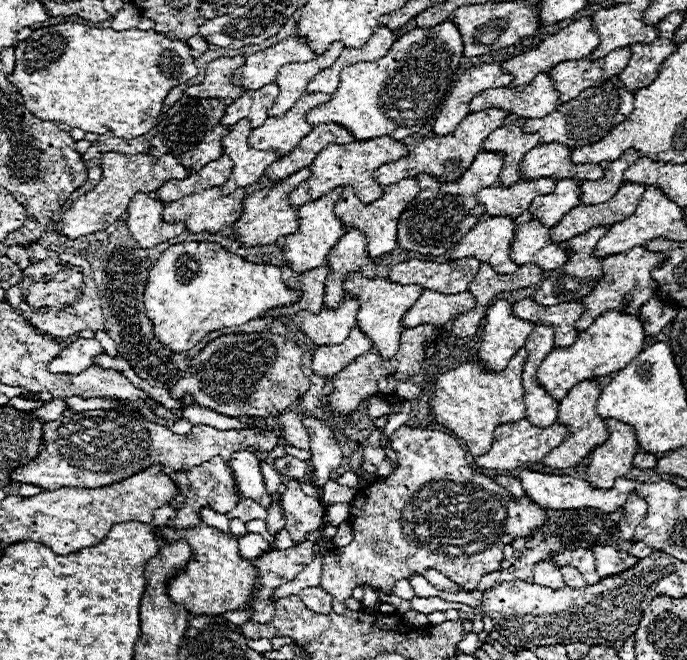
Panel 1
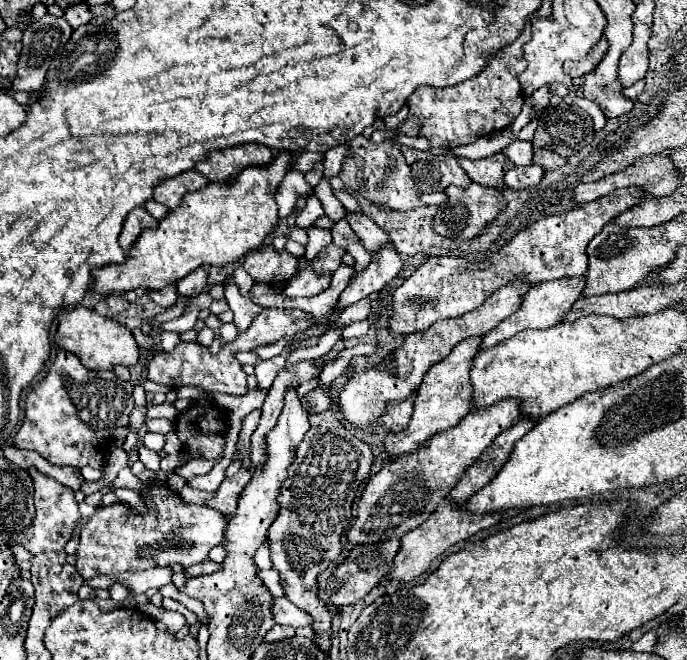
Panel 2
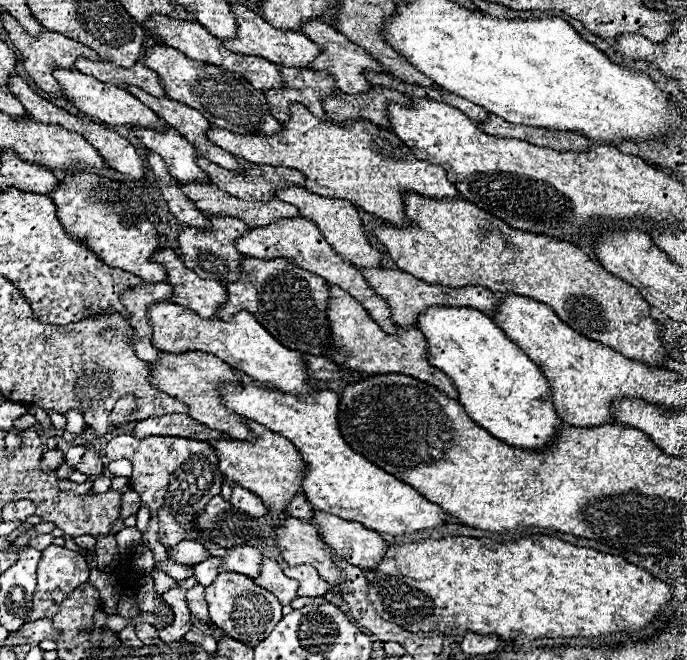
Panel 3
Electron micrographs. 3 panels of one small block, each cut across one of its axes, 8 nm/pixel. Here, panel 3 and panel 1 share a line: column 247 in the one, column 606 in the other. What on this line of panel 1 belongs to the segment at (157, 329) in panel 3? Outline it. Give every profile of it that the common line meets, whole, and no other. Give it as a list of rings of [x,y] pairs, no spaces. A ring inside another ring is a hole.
[[[608,310],[594,320],[590,328],[578,334],[578,340],[568,348],[554,348],[538,368],[538,382],[556,400],[562,400],[570,388],[594,376],[606,376],[610,372],[622,370],[632,358],[636,358],[646,344],[644,324],[640,314],[624,314],[618,310]]]

